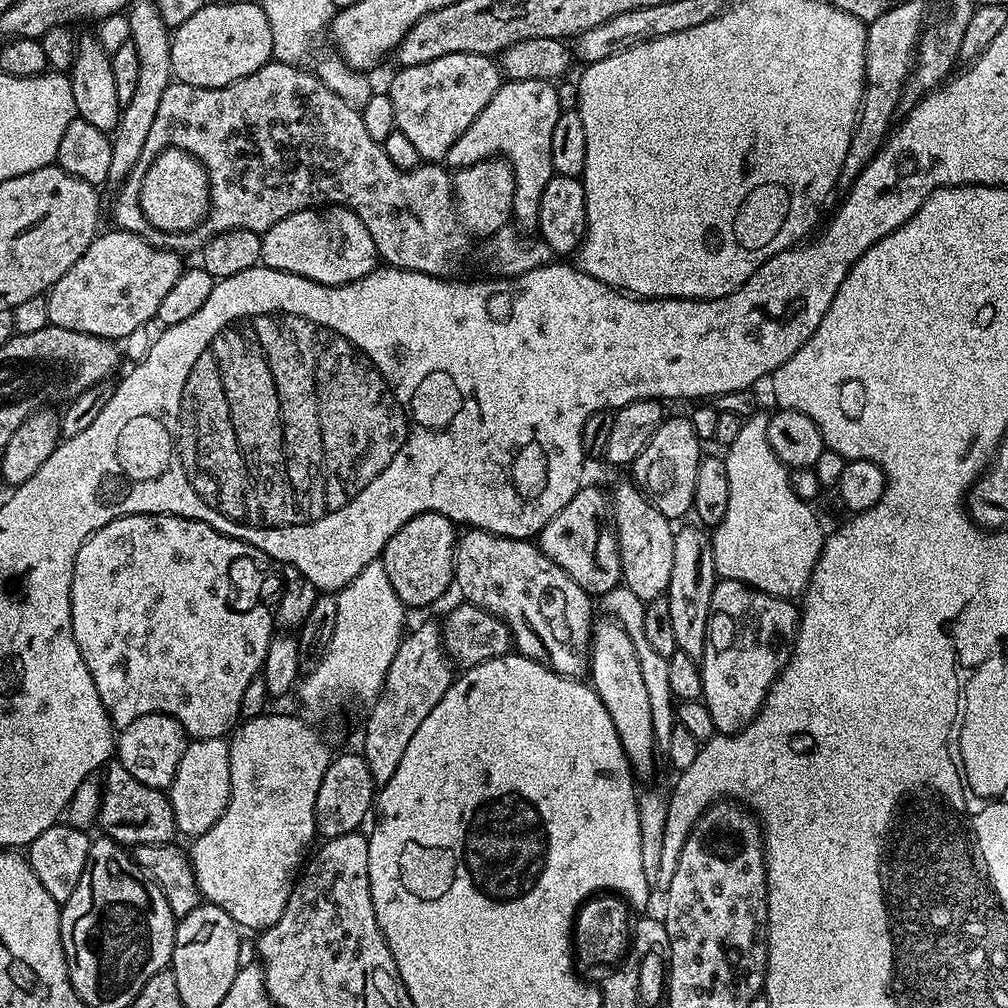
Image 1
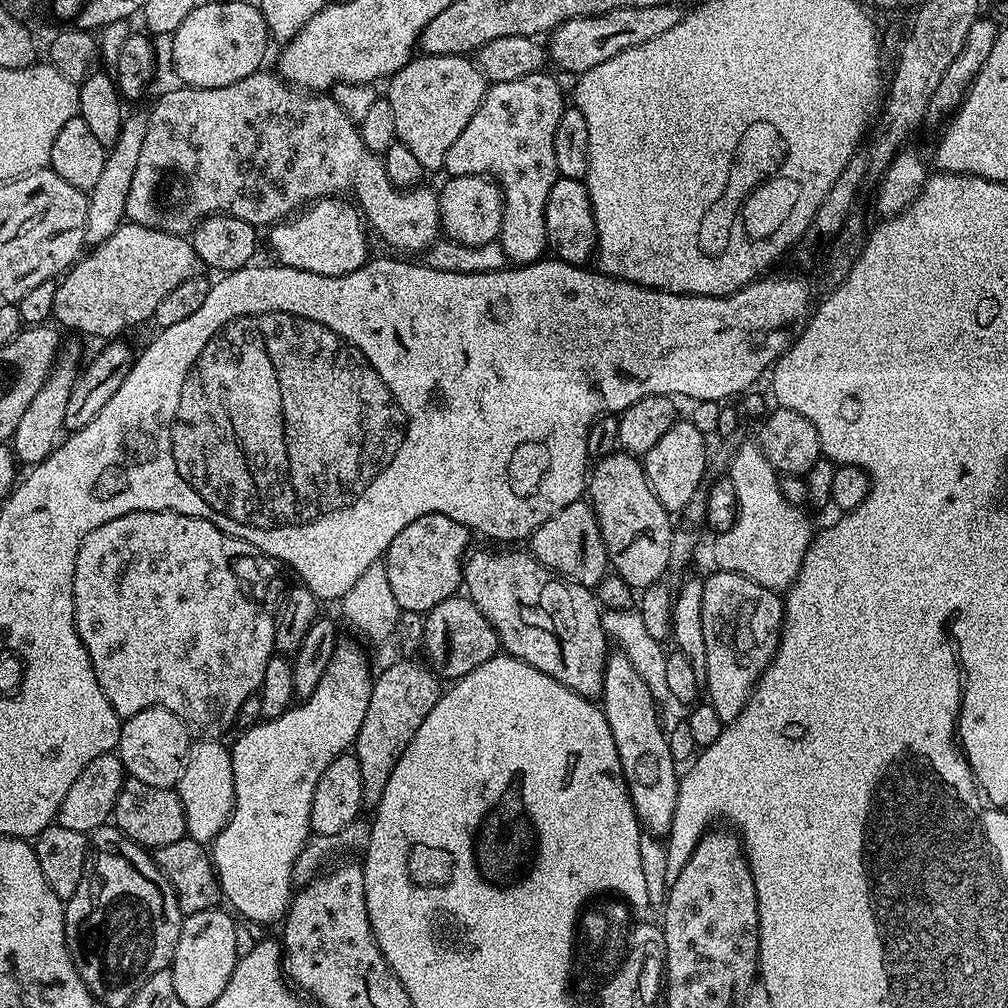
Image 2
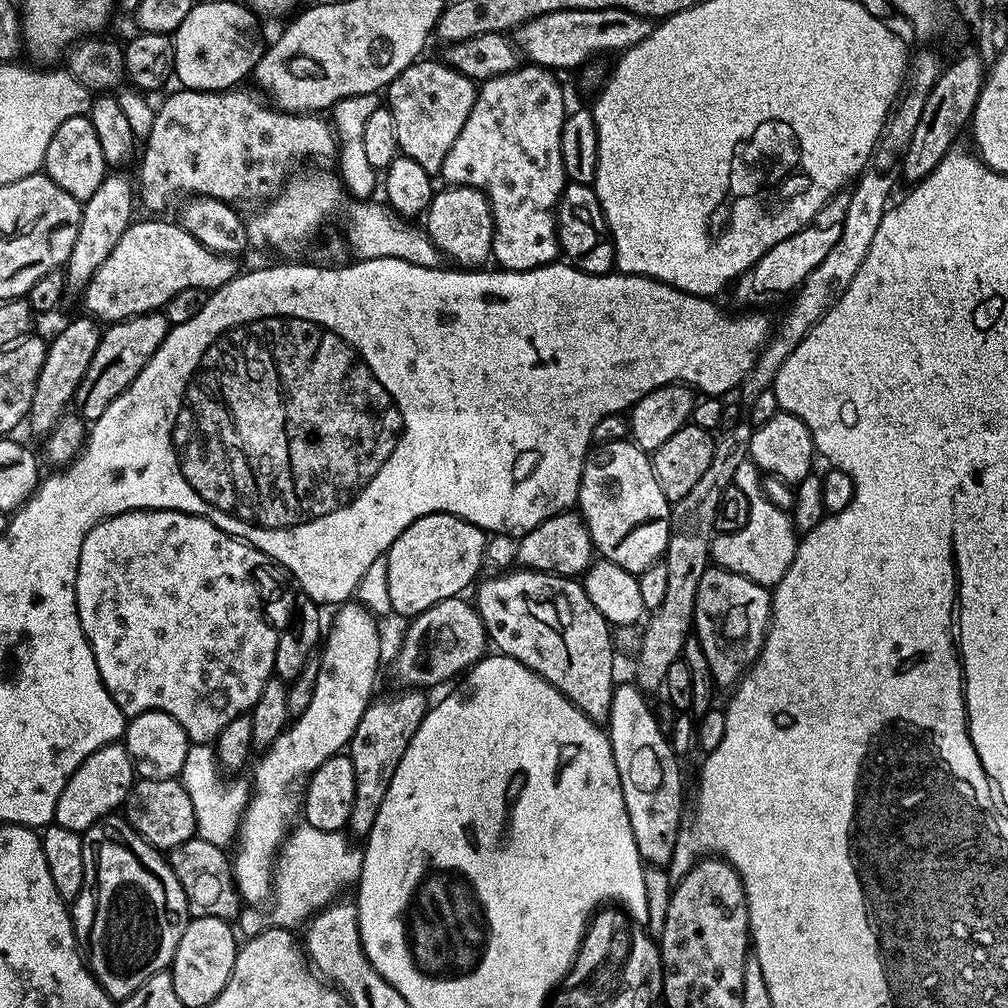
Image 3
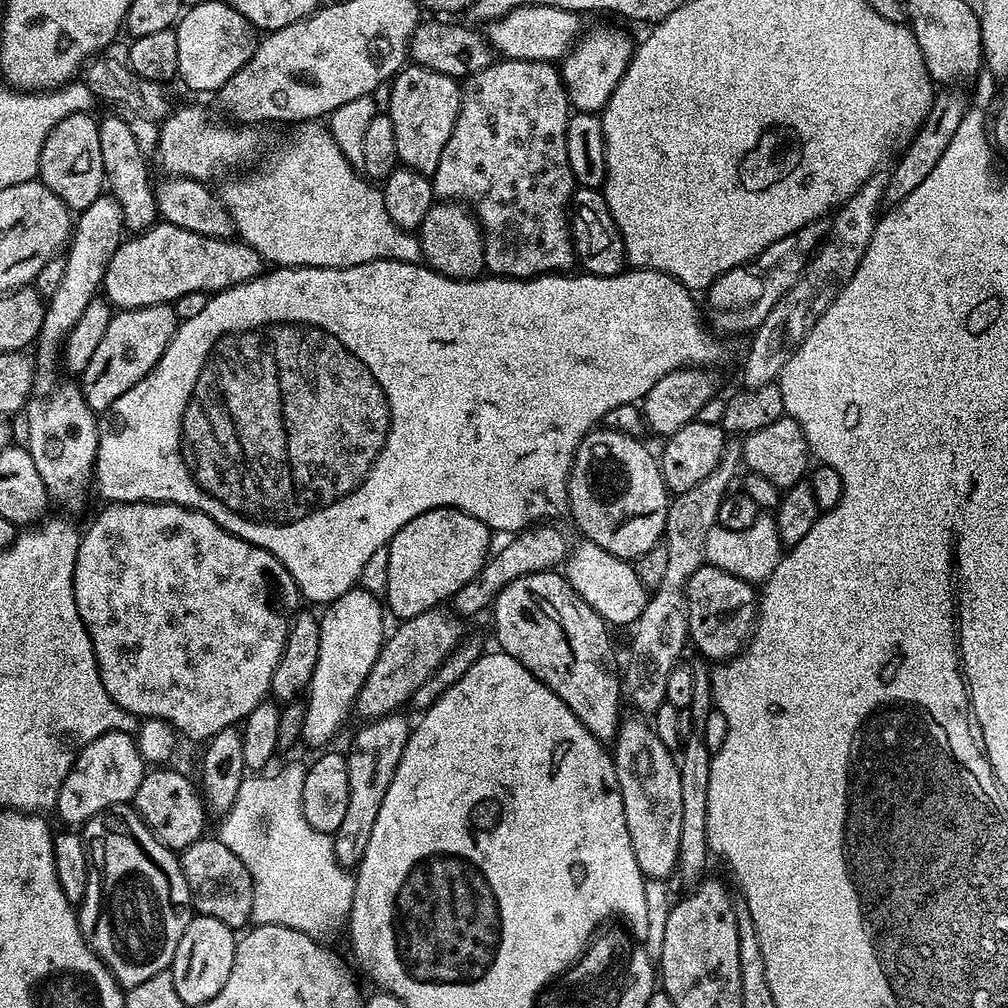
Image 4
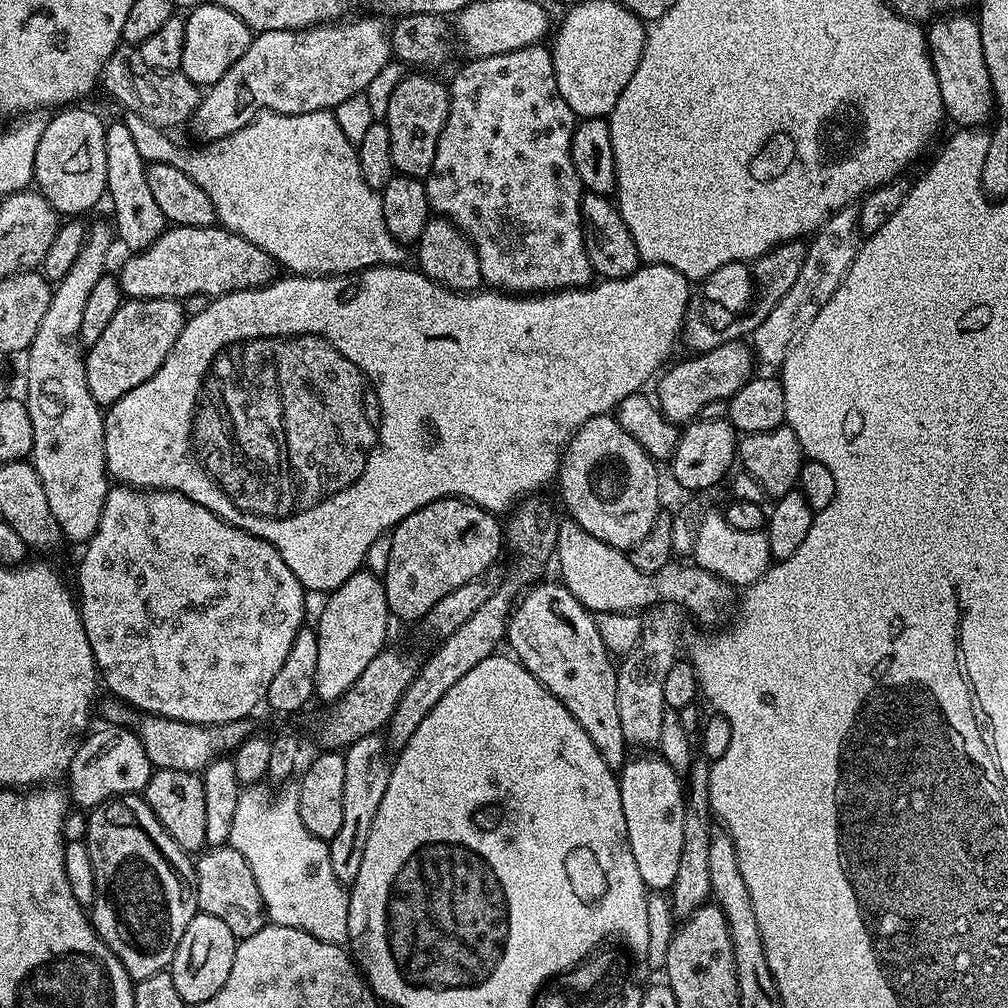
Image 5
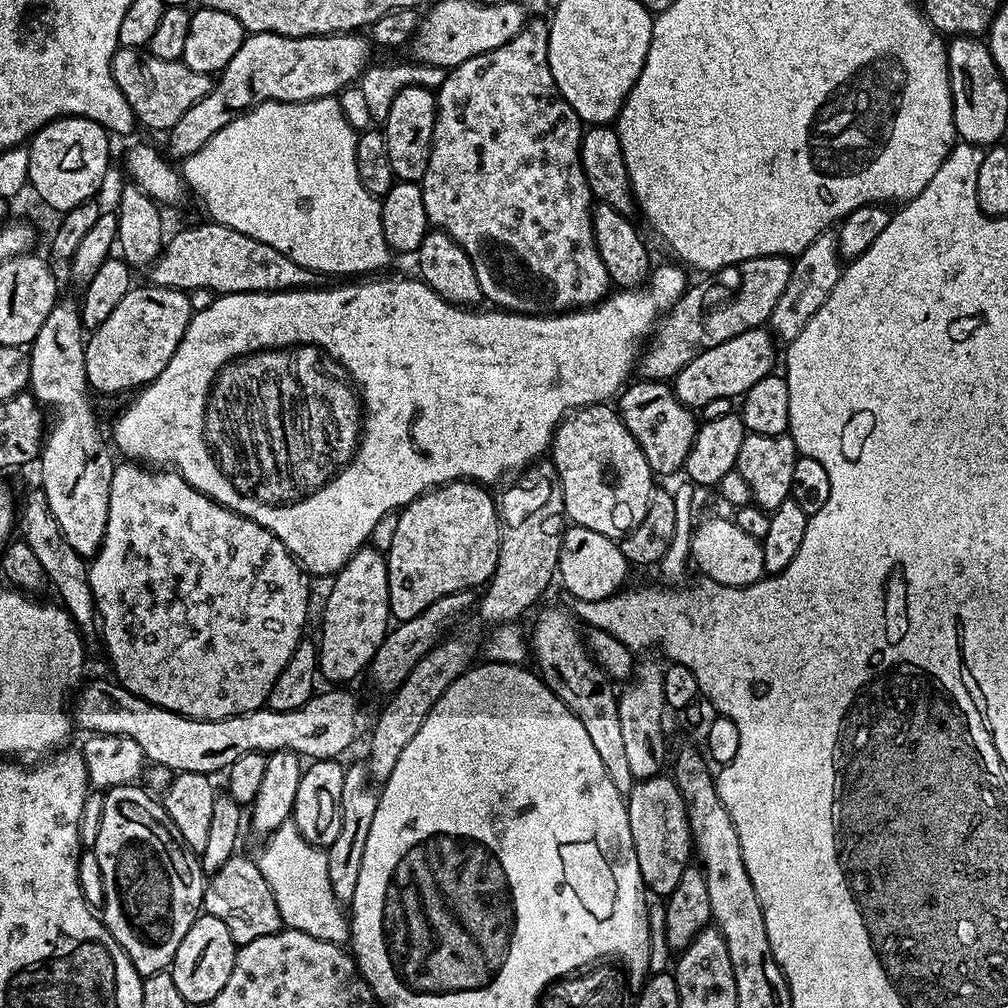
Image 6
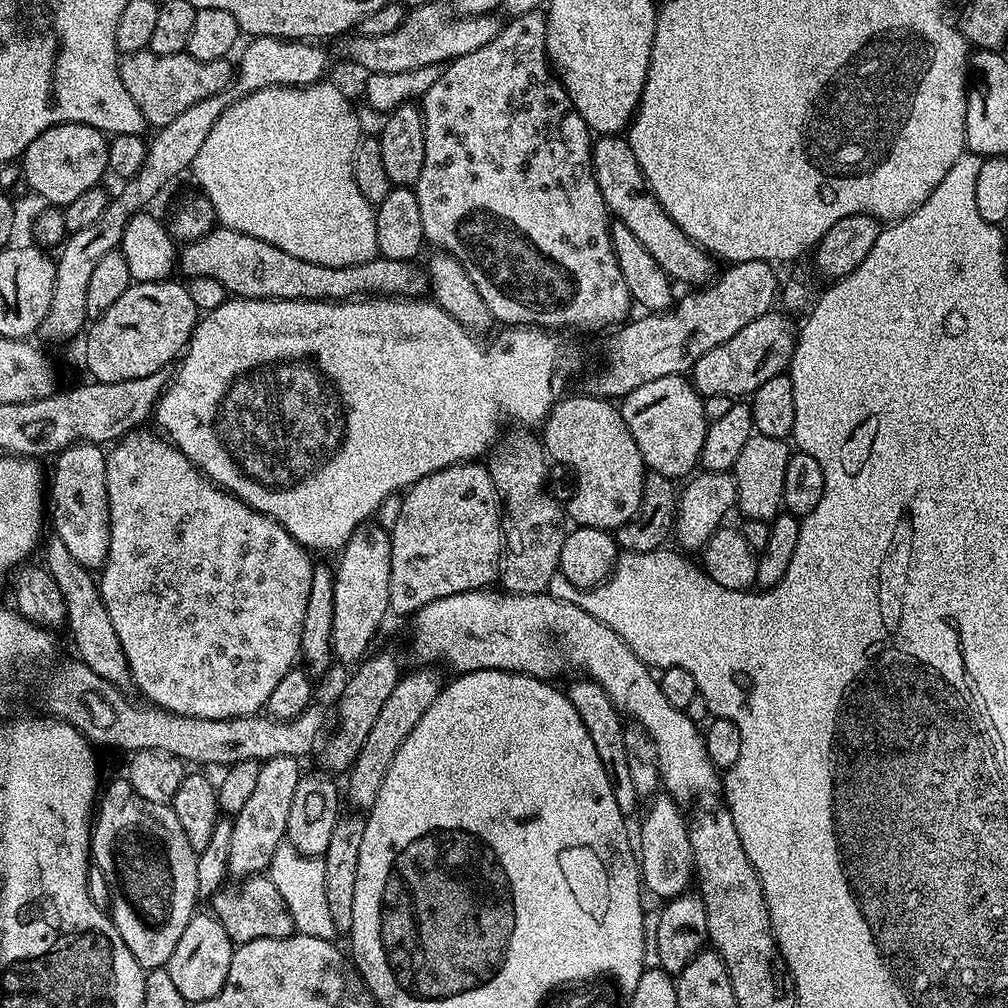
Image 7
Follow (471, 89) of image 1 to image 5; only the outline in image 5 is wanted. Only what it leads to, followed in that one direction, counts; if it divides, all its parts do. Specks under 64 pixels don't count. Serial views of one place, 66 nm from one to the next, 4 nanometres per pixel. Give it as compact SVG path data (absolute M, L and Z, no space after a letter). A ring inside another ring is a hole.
M416 75L420 76L404 76L393 86L388 96L386 123L390 130L390 158L396 172L402 176L427 178L430 166L434 166L434 150L438 150L442 126L446 126L448 90L432 77L435 75Z

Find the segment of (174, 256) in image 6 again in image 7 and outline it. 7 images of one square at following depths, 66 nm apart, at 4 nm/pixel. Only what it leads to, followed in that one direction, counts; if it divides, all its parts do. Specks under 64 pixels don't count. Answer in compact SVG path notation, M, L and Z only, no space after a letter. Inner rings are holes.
M216 226L211 232L206 233L204 237L197 240L185 243L178 252L178 268L182 273L185 272L185 277L191 278L197 276L204 278L209 276L214 278L214 282L222 282L224 289L229 292L233 297L241 300L330 300L339 302L342 300L358 300L367 297L369 294L372 296L399 296L401 298L420 298L429 291L428 287L428 273L423 267L419 268L419 263L410 260L391 260L385 256L377 255L376 259L359 264L358 266L318 266L318 262L302 262L302 258L294 258L294 254L286 254L286 250L278 250L278 246L274 246L270 242L262 242L262 238L254 238L250 234L242 234L238 230L230 230L223 226Z

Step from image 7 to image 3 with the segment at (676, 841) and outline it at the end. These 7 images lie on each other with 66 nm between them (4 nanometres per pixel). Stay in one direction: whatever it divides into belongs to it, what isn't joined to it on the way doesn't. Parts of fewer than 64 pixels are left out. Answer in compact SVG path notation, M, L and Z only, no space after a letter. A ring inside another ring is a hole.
M628 682L628 684L617 683L612 689L612 697L610 698L610 714L608 715L608 723L606 725L606 731L608 734L608 741L612 747L612 753L614 754L614 762L618 766L618 778L622 782L622 798L626 802L626 814L630 818L630 830L634 830L634 842L638 846L638 854L640 859L647 862L652 866L667 866L672 861L672 855L676 849L676 839L680 833L680 825L686 816L686 808L684 812L684 780L680 777L680 764L678 755L672 748L672 741L666 735L665 729L662 727L657 713L652 712L652 708L648 705L649 697L645 693L641 692L636 687L635 683Z

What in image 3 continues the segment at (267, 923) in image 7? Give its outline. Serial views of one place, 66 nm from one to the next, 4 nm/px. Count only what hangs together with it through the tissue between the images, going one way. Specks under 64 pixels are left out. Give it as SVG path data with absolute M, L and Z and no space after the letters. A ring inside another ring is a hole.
M193 838L167 853L168 865L174 870L178 882L182 882L188 911L193 917L213 916L232 922L242 909L240 891L236 888L236 879L232 877L232 861L229 853L224 852L227 851L221 845Z

